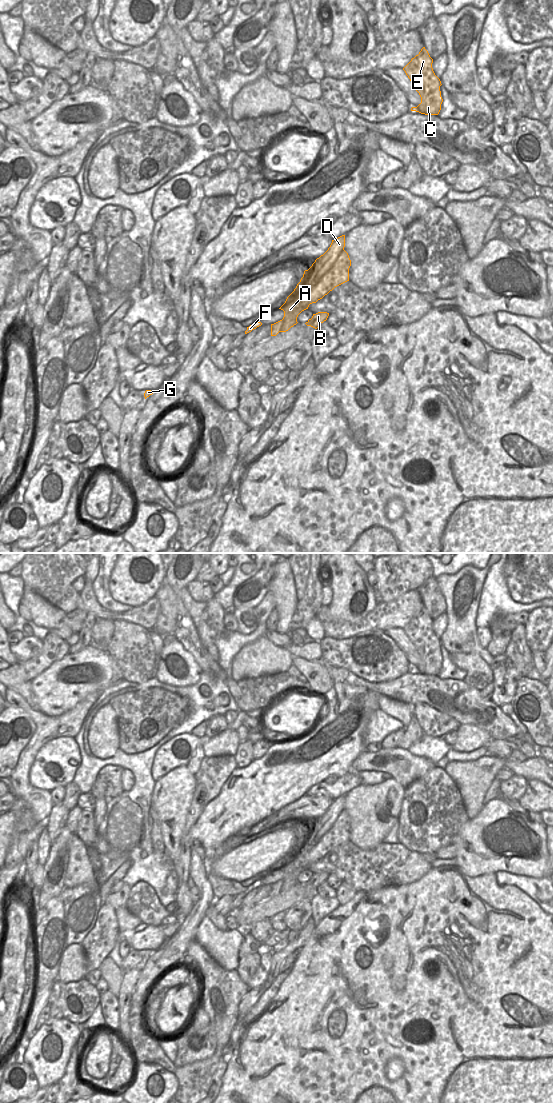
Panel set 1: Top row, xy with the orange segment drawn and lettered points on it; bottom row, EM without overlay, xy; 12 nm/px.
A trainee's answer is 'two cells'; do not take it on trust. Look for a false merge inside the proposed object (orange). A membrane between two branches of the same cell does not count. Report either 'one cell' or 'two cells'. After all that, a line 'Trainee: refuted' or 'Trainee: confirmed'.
two cells
Trainee: confirmed

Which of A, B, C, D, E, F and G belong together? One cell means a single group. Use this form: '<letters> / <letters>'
A B C E / D F G

